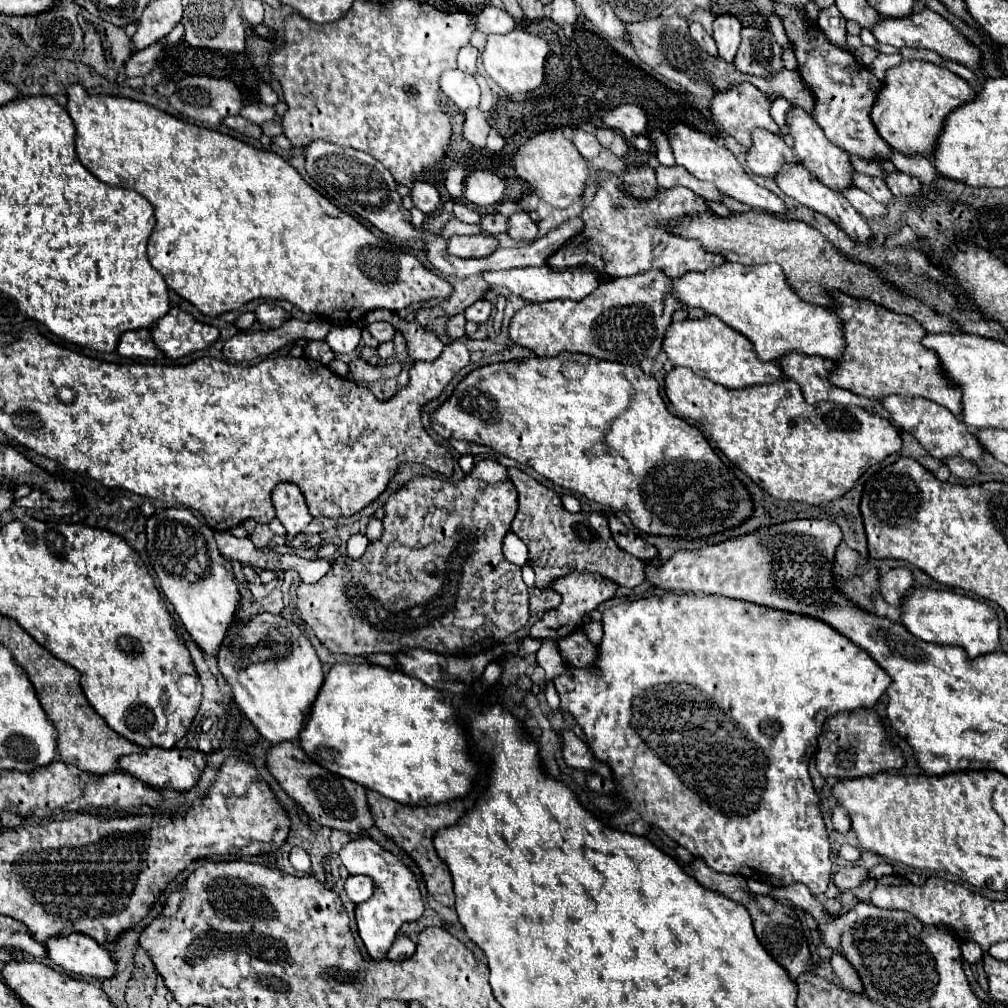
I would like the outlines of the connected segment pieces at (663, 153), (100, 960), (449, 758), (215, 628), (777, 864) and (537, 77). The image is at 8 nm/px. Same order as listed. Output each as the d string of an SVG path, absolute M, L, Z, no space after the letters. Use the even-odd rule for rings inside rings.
M650 129L650 138L656 147L656 157L660 164L669 167L676 165L672 148L669 148L671 146L666 136L659 130Z
M74 932L70 936L52 936L44 946L46 956L72 974L94 978L110 978L114 974L110 952L84 934Z
M374 664L330 668L298 744L328 772L410 806L462 798L478 772L452 700L400 670Z
M166 508L146 520L146 538L148 558L164 596L174 606L192 640L204 652L216 656L224 632L236 612L240 594L228 558L216 548L212 528L198 520L188 508Z
M662 594L640 598L636 602L624 602L602 612L602 628L604 636L598 646L594 664L588 668L576 668L566 662L564 672L554 678L554 686L560 696L560 708L568 710L576 718L578 726L586 734L588 746L592 748L594 756L600 762L606 762L620 780L628 806L624 806L622 812L610 820L610 826L642 836L644 830L652 824L662 828L676 844L702 858L716 872L740 874L744 878L752 874L752 878L772 886L790 886L802 882L808 886L812 896L824 894L832 874L830 842L822 814L818 810L818 796L814 794L812 780L808 776L808 760L816 750L816 738L820 736L824 718L860 706L868 708L878 702L878 698L890 684L884 670L880 670L876 662L872 662L868 654L864 654L864 650L848 642L824 622L812 622L812 618L800 618L796 614L748 604L744 600L730 600L724 596ZM712 778L720 784L720 790L712 790Z
M520 28L508 32L508 34L490 34L486 48L482 52L482 60L484 60L484 68L488 72L488 76L500 84L506 92L510 94L526 94L532 92L536 88L542 86L544 82L544 64L548 58L548 42L524 32Z

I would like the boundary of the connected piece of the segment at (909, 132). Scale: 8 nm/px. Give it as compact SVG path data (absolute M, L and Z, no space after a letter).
M904 60L900 66L892 68L886 74L886 82L878 94L878 100L870 116L878 134L894 150L902 152L904 156L920 154L932 158L936 140L944 130L946 118L956 108L974 98L976 90L948 68L940 68L922 60Z

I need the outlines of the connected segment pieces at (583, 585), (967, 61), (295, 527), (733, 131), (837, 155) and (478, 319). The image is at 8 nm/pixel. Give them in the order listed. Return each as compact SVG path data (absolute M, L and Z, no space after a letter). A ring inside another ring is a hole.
M572 572L566 574L562 578L556 578L550 586L554 592L558 592L562 596L562 604L554 610L544 612L544 616L530 628L530 636L538 638L538 640L562 640L564 636L572 634L574 630L578 630L582 626L582 620L588 612L592 612L598 604L610 600L616 594L616 582L610 582L608 578L600 578L600 574L590 574L590 572ZM566 628L566 630L560 630Z
M924 8L914 12L910 18L900 18L900 20L886 20L880 22L880 26L876 30L872 30L872 34L876 36L876 40L880 44L890 44L896 48L926 48L926 50L934 50L938 52L942 58L948 58L952 62L958 62L966 68L970 68L972 72L978 72L982 68L982 54L980 50L970 44L946 18L942 18L940 14Z
M278 484L272 492L272 504L276 508L276 518L288 532L288 538L300 534L312 520L304 496L296 484Z
M744 82L740 86L732 86L732 90L718 94L710 106L712 106L714 118L724 126L724 130L730 136L734 136L740 144L744 144L746 148L752 148L752 130L754 128L764 128L772 134L780 134L780 126L770 116L772 102L768 98L768 94L764 94L762 90L758 90L756 86L752 86L748 82Z
M790 108L790 112L786 114L786 122L790 124L790 134L794 138L794 150L796 150L796 156L800 158L800 162L812 170L812 174L816 174L816 178L840 192L844 188L850 188L852 186L852 174L854 174L854 168L852 168L852 162L850 162L850 156L844 154L844 150L840 150L838 146L832 146L832 142L828 142L828 138L824 138L824 132L820 130L820 126L816 126L816 122L800 108Z
M476 300L472 306L466 308L466 320L472 320L476 324L482 324L488 320L488 316L492 314L492 302L484 300Z

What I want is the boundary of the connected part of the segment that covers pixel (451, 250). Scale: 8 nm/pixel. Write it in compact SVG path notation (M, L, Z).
M492 234L478 236L450 236L446 252L458 258L482 258L496 250L498 242Z

